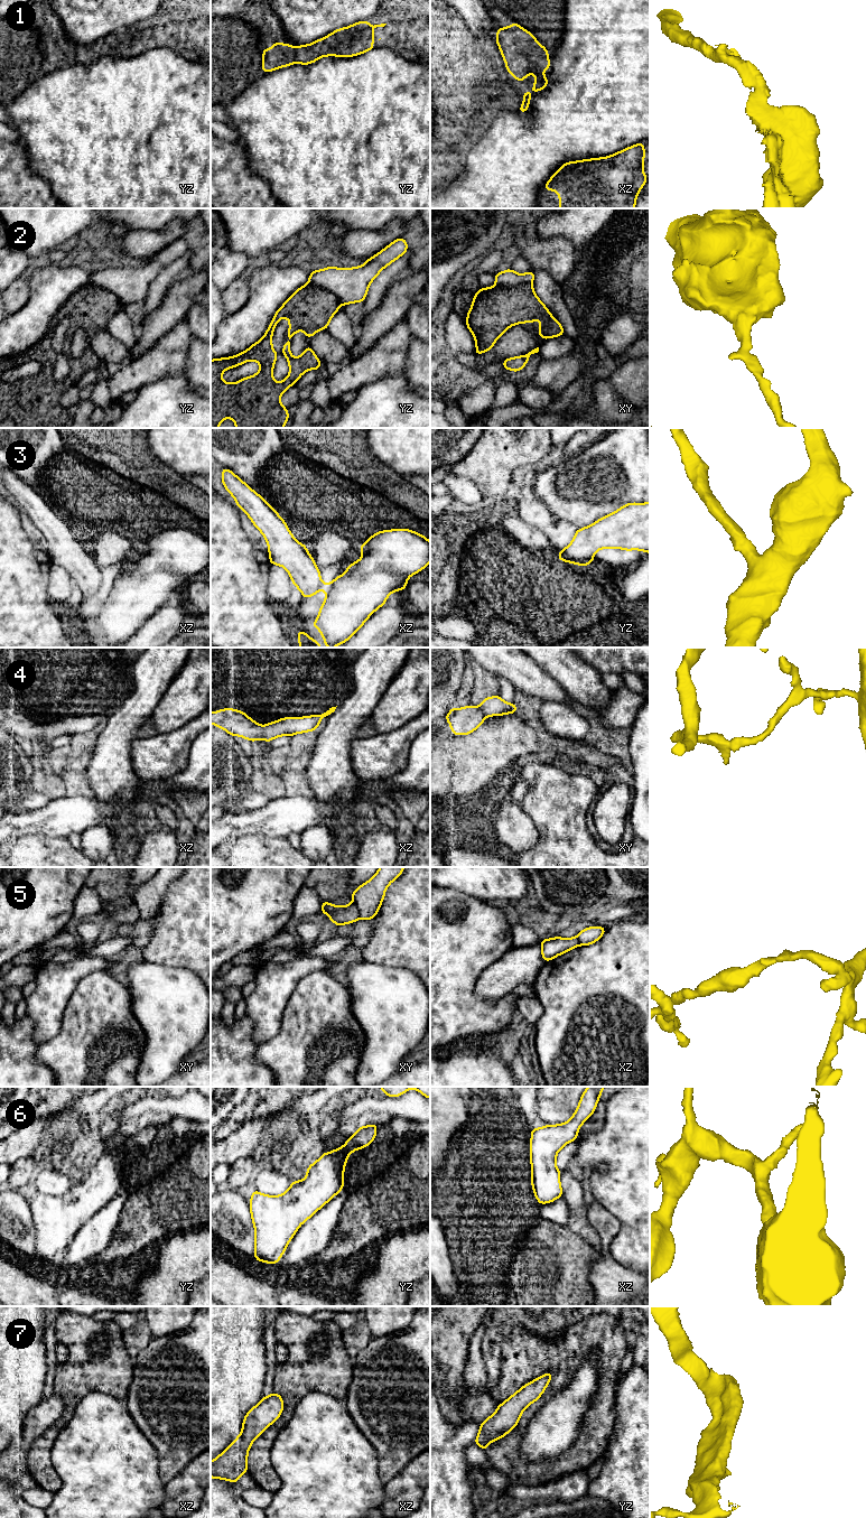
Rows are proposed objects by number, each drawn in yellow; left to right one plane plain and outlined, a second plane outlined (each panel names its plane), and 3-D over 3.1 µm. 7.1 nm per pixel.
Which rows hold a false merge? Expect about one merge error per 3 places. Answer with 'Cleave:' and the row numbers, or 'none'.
Cleave: 2, 4, 5

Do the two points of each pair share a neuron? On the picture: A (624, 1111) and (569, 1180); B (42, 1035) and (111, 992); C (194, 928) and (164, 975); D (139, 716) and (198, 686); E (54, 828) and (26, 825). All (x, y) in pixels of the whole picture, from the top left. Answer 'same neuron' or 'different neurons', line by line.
A: different neurons
B: different neurons
C: different neurons
D: different neurons
E: same neuron

